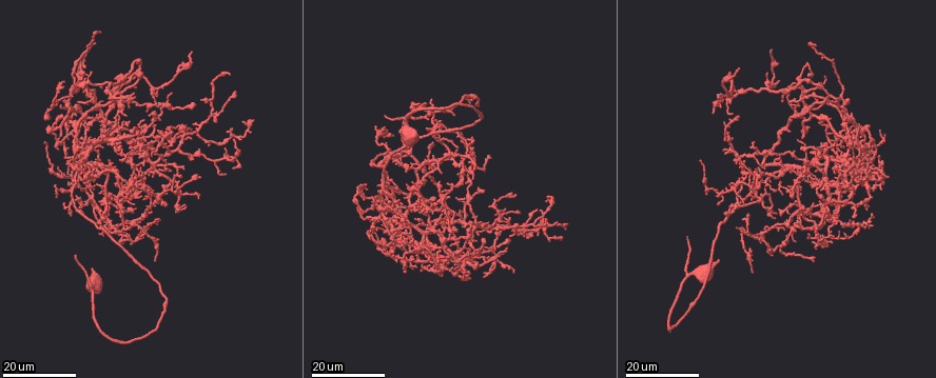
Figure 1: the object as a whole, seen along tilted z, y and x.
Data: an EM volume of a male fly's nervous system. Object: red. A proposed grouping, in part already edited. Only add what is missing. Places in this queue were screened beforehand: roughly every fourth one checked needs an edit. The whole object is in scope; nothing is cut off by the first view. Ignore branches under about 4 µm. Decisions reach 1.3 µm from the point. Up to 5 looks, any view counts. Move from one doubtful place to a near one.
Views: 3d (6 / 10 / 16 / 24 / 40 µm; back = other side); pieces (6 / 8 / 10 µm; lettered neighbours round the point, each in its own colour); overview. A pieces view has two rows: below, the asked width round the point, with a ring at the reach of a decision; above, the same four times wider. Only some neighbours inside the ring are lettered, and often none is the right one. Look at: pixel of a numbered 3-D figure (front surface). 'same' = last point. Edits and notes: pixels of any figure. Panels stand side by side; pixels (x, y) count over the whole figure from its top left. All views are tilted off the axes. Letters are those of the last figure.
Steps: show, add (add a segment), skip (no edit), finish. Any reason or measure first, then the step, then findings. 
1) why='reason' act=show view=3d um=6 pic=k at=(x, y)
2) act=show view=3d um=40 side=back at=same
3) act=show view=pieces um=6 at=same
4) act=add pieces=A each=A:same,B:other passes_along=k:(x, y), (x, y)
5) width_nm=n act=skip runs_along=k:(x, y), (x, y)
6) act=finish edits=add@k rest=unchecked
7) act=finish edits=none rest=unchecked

why='free end' act=show view=3d um=16 pic=1 at=(880, 188)

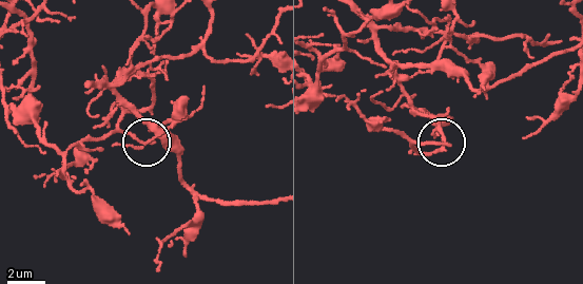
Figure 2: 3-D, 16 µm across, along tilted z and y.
why='see the neighbours' act=show view=pieces um=8 pic=2 at=(153, 141)

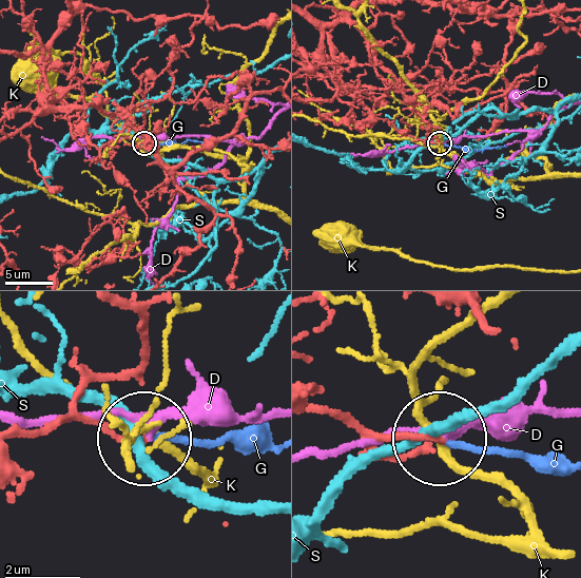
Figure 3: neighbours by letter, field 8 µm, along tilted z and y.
act=add pieces=G each=D:other,G:same,K:other,S:other found='it goes on there'

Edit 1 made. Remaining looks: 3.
act=show view=overview

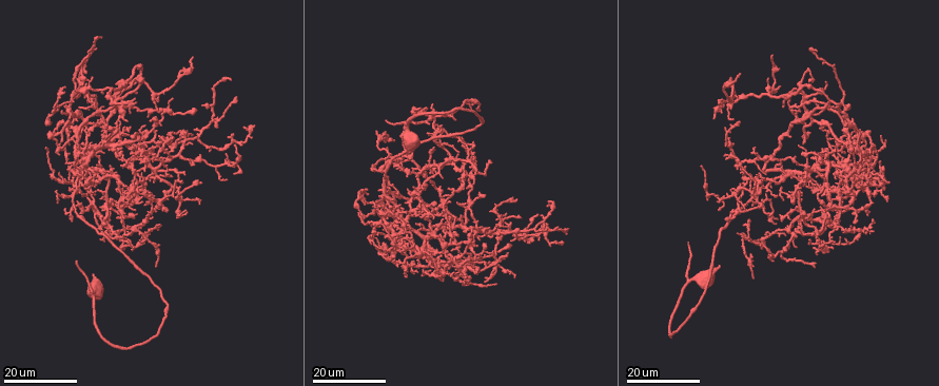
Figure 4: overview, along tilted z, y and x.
why='free end' act=show view=3d um=16 pic=4 at=(132, 166)

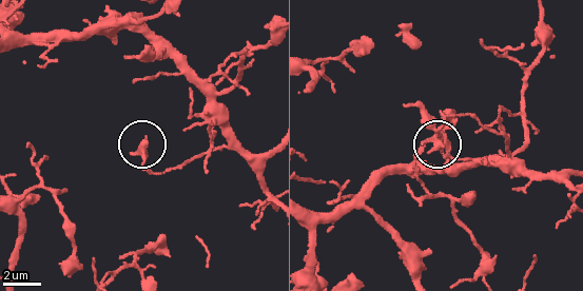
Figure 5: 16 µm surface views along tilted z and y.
act=show view=pieces um=8 at=same

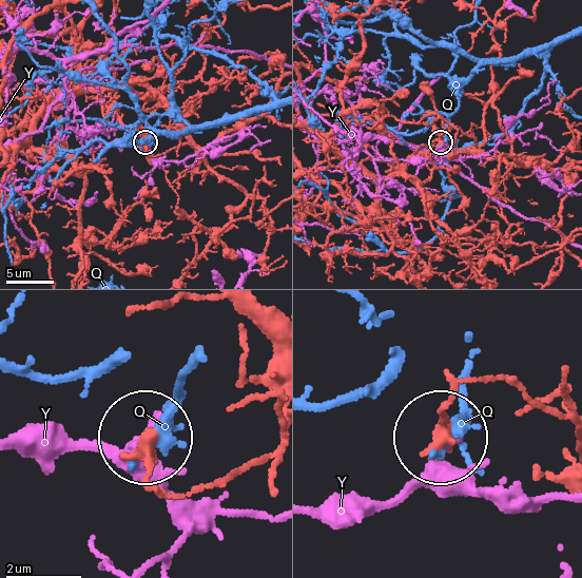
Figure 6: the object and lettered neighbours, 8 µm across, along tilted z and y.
width_nm=220 act=skip each=Q:other,Y:other found='no lettered segment goes on from it'

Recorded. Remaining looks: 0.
act=finish edits=add@3 rest=unchecked

